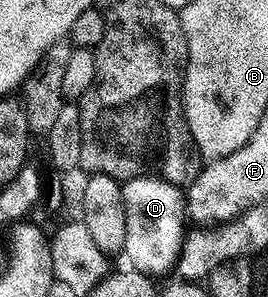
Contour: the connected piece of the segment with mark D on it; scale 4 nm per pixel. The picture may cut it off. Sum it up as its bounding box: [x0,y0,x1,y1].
[121,177,187,275]

